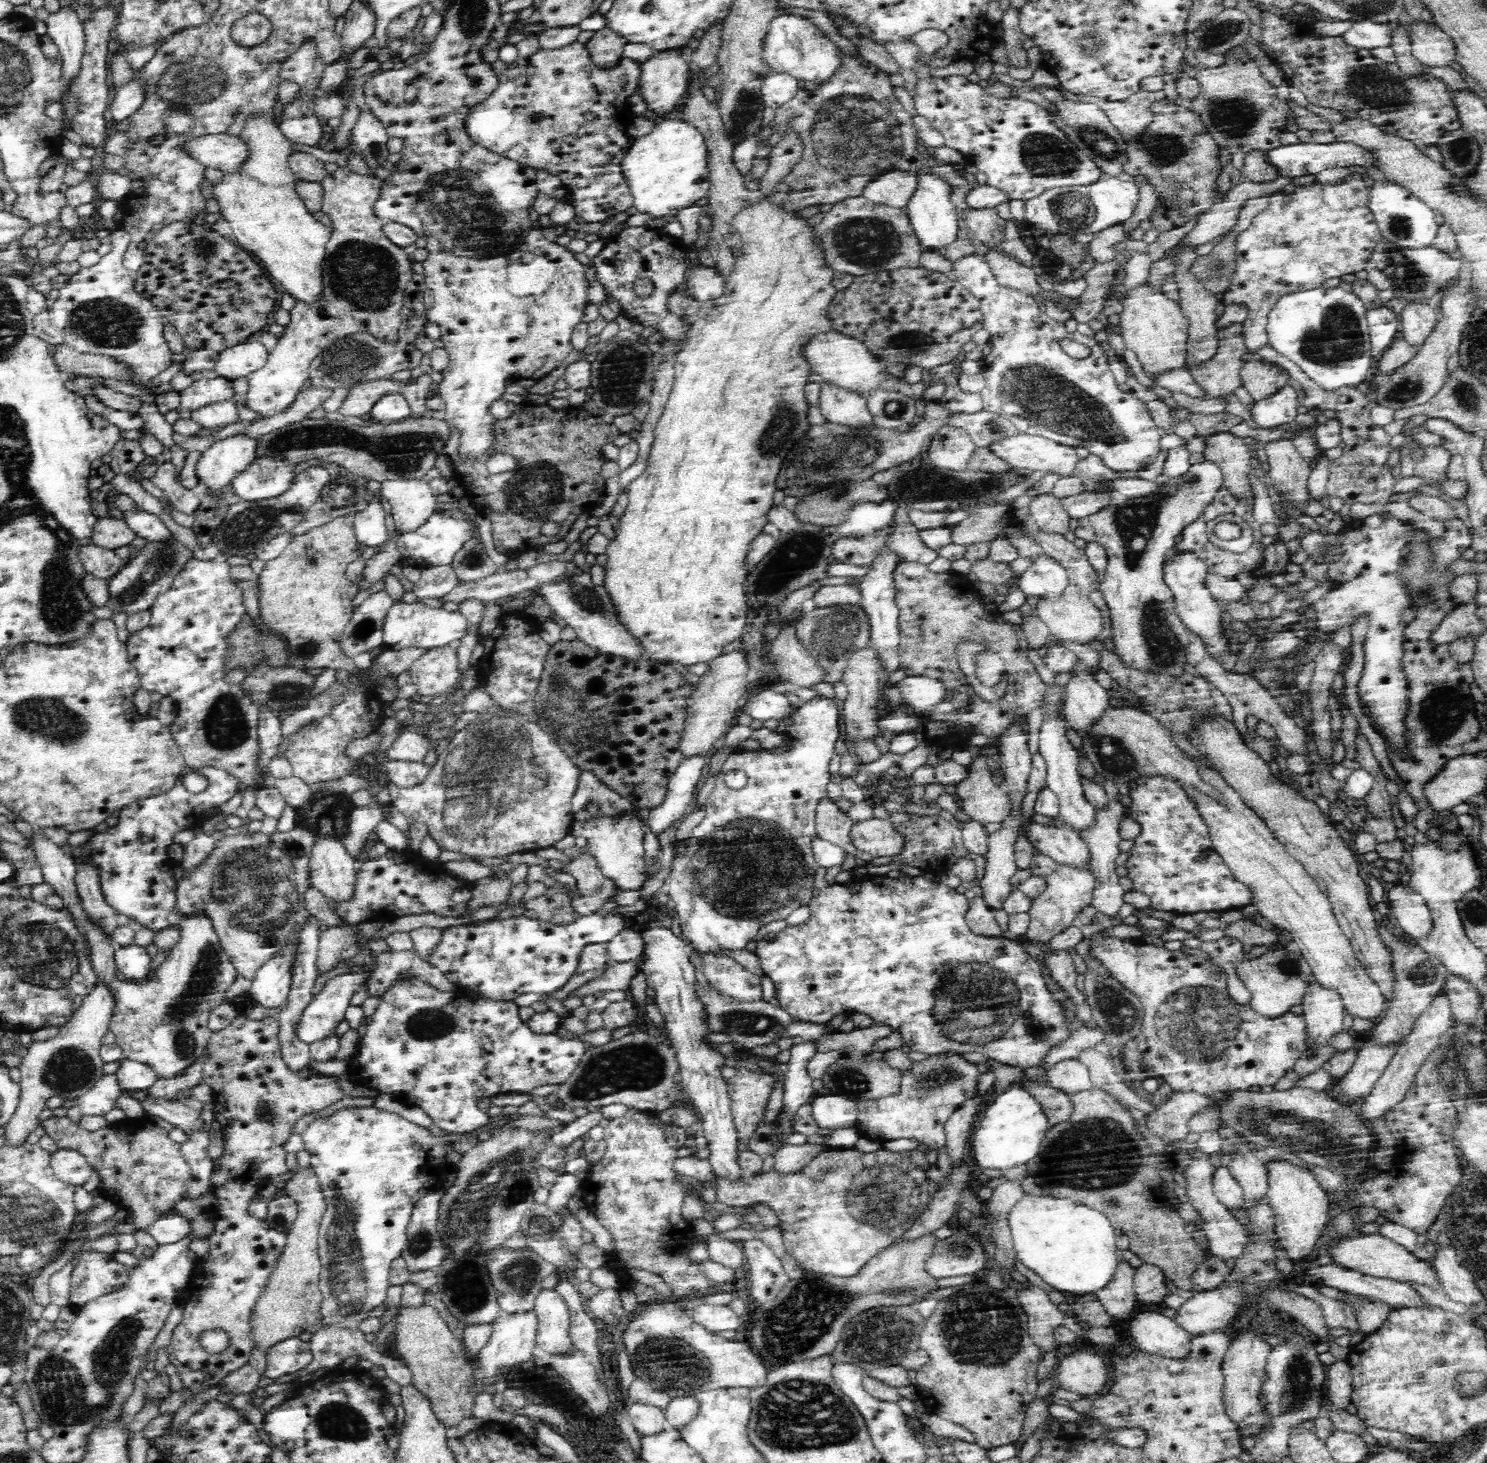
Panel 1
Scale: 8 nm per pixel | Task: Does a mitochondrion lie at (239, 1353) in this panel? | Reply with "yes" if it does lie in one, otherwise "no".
no

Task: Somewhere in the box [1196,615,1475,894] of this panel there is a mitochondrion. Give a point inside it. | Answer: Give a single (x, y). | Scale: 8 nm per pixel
(1440, 715)

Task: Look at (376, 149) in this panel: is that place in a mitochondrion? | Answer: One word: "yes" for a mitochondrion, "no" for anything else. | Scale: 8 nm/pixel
yes

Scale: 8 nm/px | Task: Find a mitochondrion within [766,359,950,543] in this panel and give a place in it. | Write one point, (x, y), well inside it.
(851, 451)

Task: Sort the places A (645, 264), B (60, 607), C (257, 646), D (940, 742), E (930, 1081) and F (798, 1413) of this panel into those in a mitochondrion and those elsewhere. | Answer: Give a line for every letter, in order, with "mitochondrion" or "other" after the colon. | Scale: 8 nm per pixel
A: other
B: mitochondrion
C: mitochondrion
D: other
E: mitochondrion
F: mitochondrion

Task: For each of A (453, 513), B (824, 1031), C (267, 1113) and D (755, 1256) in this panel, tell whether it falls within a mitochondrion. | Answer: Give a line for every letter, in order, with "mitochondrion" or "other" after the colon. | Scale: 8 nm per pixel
A: other
B: other
C: mitochondrion
D: other

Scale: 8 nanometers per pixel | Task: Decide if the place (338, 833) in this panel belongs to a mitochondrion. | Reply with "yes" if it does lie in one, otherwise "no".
no

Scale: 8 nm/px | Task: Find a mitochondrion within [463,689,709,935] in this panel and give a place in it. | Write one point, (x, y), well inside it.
(527, 710)

